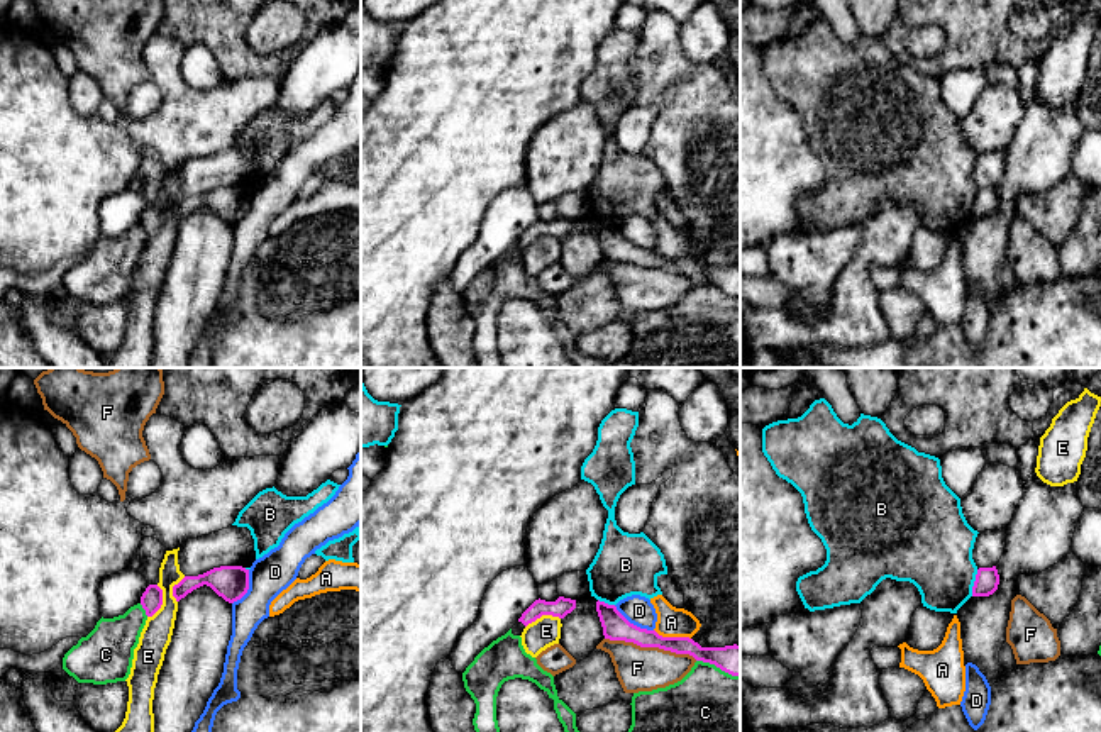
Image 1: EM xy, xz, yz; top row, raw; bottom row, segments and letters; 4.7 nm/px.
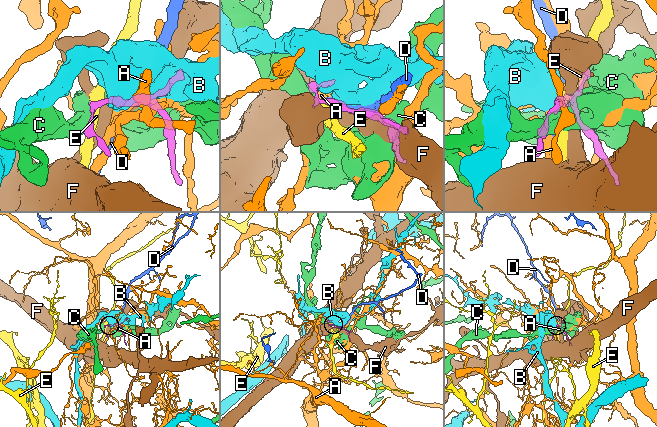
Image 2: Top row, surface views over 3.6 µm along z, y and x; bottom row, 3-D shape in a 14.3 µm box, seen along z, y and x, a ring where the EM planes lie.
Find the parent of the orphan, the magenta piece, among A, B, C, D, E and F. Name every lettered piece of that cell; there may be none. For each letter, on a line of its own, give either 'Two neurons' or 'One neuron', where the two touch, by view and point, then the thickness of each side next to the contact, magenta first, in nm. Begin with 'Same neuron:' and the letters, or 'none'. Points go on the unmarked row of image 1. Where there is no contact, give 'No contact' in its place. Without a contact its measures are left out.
Same neuron: none
A: Two neurons. Touches magenta at xz (673, 258). Thickness 100 nm (magenta) against 140 nm
B: Two neurons. Touches magenta at yz (974, 204). Thickness 110 nm (magenta) against 360 nm
C: Two neurons. Touches magenta at xy (144, 229). Thickness 110 nm (magenta) against 240 nm
D: Two neurons. Touches magenta at xz (632, 244). Thickness 130 nm (magenta) against 140 nm
E: Two neurons. Touches magenta at xy (161, 222). Thickness 110 nm (magenta) against 140 nm
F: Two neurons. Touches magenta at xz (651, 266). Thickness 130 nm (magenta) against 220 nm

